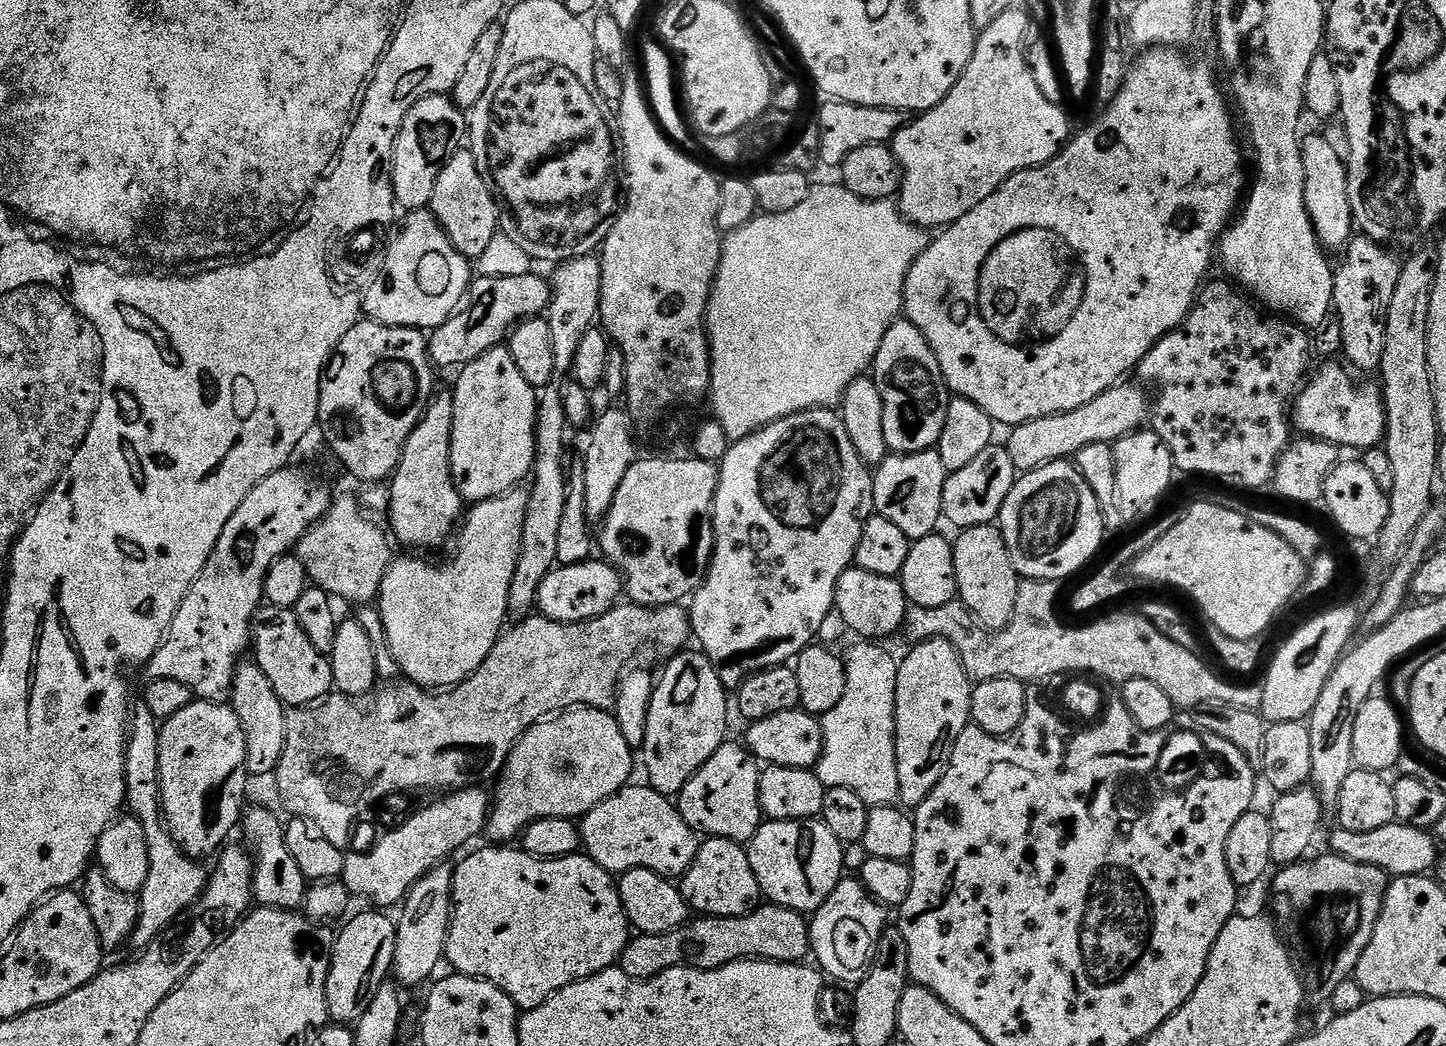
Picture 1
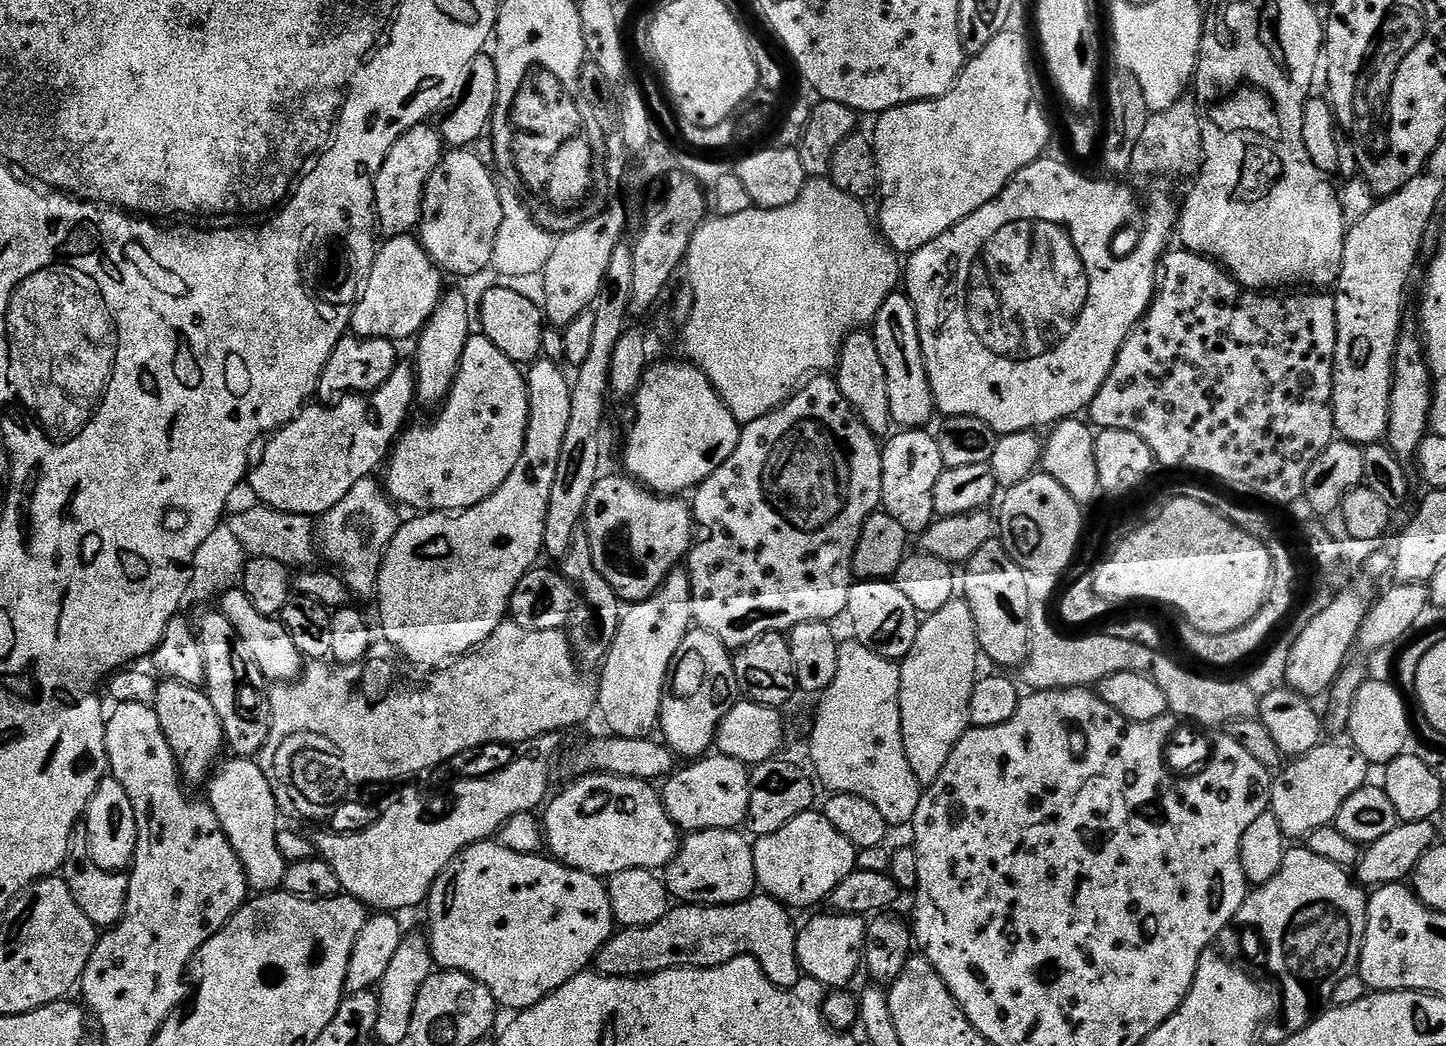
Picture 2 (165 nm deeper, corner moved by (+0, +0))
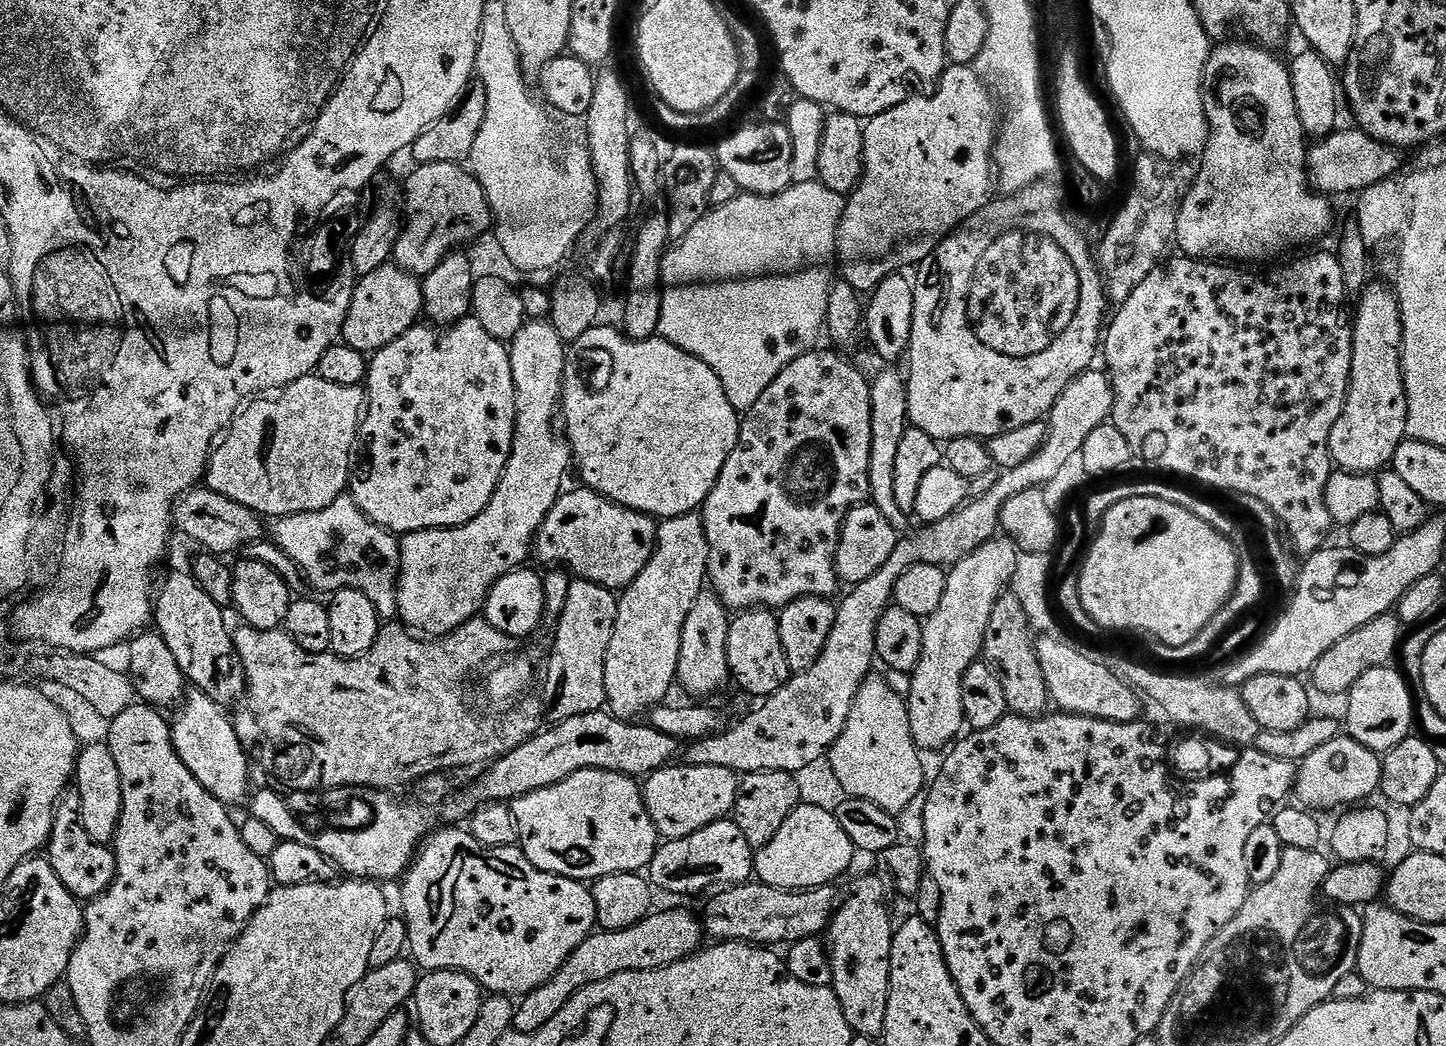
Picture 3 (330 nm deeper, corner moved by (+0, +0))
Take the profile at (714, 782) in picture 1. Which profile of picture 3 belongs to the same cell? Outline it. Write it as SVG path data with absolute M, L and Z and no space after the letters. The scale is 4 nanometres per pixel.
M722 766L676 767L659 768L642 784L646 810L656 831L664 840L686 838L714 822L725 819L735 809L736 795L740 792L737 773Z

